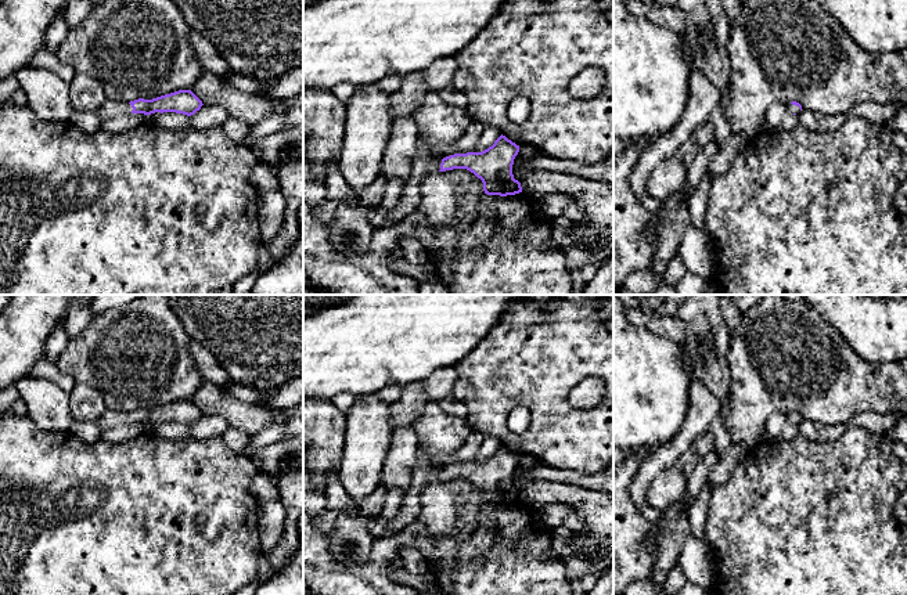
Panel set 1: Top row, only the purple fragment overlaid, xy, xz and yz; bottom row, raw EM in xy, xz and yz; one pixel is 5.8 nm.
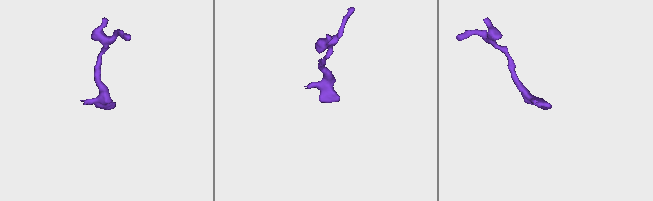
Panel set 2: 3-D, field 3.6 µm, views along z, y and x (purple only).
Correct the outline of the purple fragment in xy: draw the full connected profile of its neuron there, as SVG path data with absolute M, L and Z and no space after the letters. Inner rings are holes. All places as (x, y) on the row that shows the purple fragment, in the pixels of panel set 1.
M179 90L152 100L138 98L130 102L107 100L97 109L101 120L123 118L129 113L151 115L155 112L176 112L187 116L201 109L202 101L191 90Z

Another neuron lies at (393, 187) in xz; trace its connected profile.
M384 174L384 177L385 177L385 194L379 206L385 212L390 212L396 206L404 185L397 177L388 174Z

